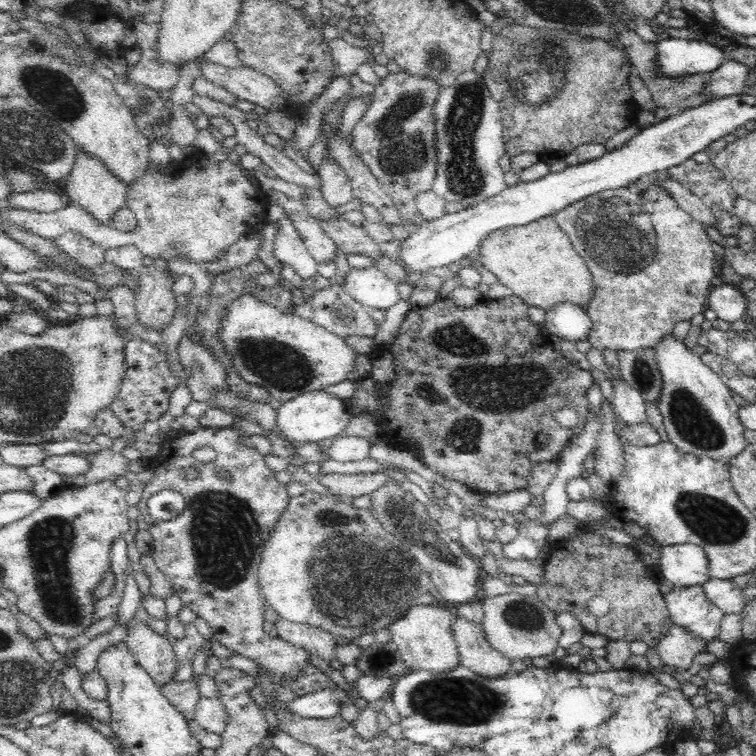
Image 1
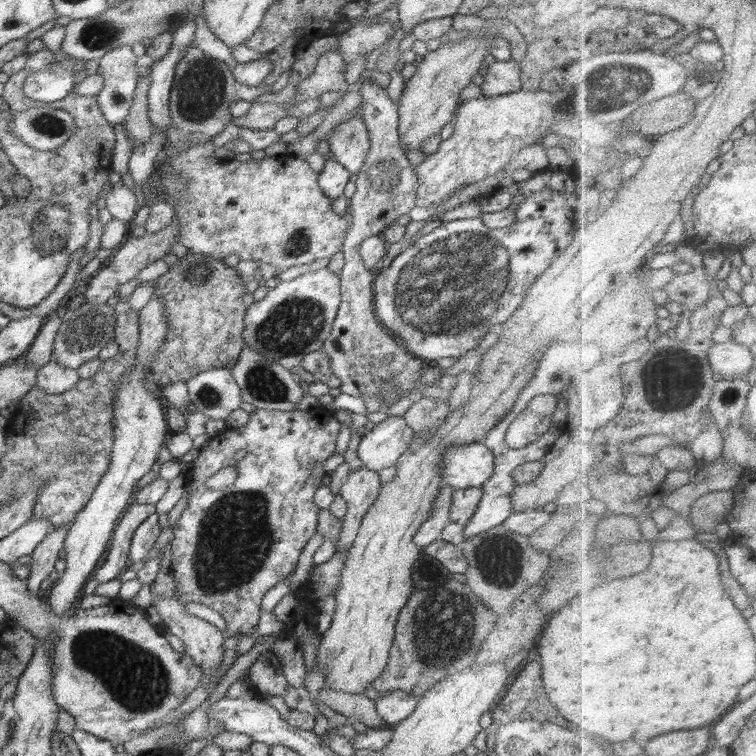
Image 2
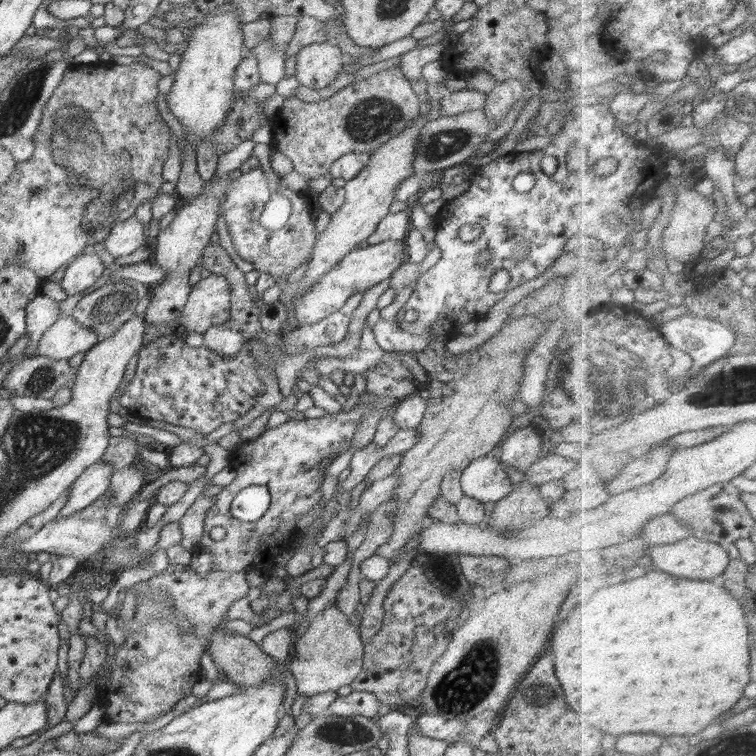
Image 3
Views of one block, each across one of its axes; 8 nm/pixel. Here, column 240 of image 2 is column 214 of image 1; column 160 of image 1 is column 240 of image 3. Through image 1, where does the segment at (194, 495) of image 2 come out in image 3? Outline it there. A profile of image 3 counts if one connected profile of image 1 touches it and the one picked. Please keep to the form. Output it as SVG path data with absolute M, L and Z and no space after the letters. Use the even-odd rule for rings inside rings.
M362 402L350 412L341 411L319 419L290 419L278 427L267 428L259 437L242 442L230 452L229 467L236 471L237 478L213 496L215 501L206 513L205 533L200 541L200 548L210 551L212 571L272 572L276 557L289 550L295 542L293 532L299 516L308 514L322 500L322 462L333 454L343 454L351 447L357 425L371 410L371 404ZM248 486L266 486L271 494L268 510L256 522L242 522L230 512L236 494ZM215 526L226 529L224 539L214 541L210 537L209 532Z

